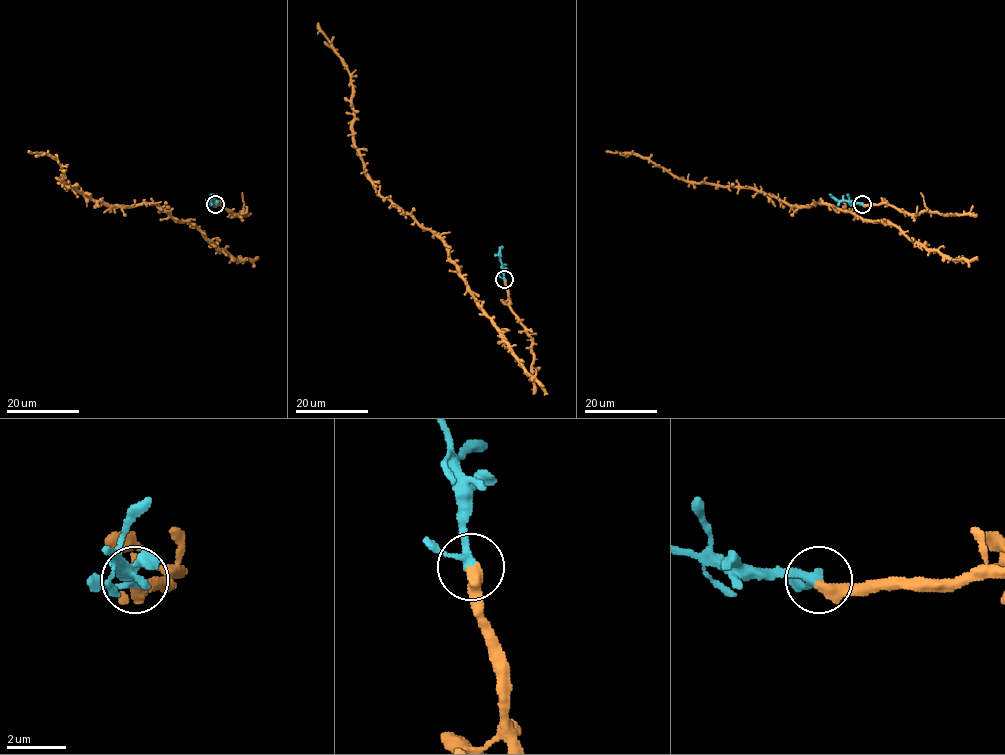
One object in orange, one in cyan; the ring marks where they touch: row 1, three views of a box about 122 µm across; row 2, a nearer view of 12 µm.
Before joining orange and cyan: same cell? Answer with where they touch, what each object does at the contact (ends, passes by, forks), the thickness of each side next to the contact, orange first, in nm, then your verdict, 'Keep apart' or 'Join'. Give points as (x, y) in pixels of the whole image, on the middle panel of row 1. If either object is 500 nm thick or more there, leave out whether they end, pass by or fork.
Place: (504, 279). At the ring orange ends. At the ring cyan passes by. Thickness 480 nm (orange) against 260 nm. Join

